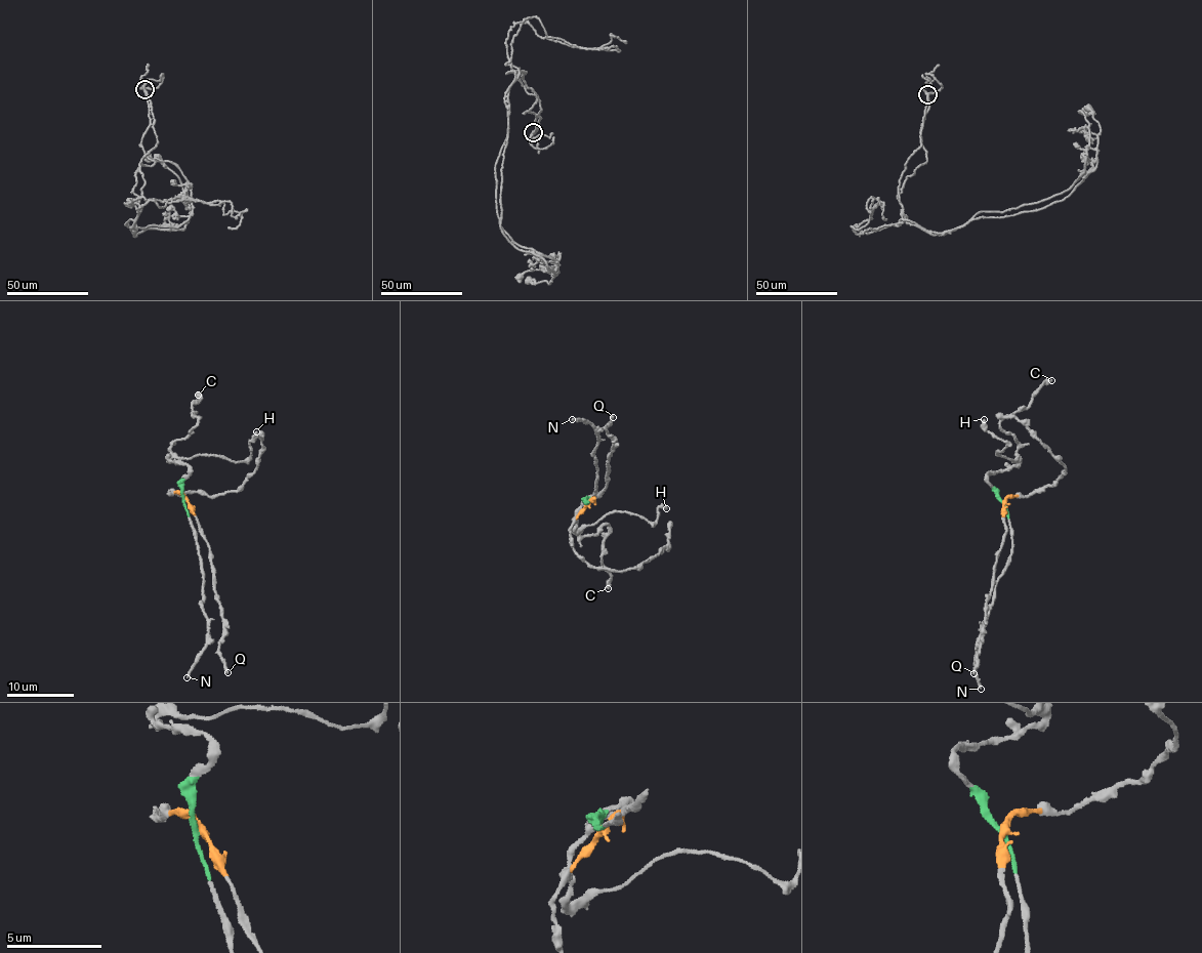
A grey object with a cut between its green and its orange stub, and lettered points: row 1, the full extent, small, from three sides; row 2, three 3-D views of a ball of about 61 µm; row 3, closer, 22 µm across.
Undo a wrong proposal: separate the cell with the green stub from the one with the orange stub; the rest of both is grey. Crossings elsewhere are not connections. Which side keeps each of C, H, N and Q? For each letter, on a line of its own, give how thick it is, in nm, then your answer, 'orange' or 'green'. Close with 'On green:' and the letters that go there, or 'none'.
C: 440 nm | green
H: 320 nm | green
N: 200 nm | green
Q: 240 nm | orange
On green: C, H, N

